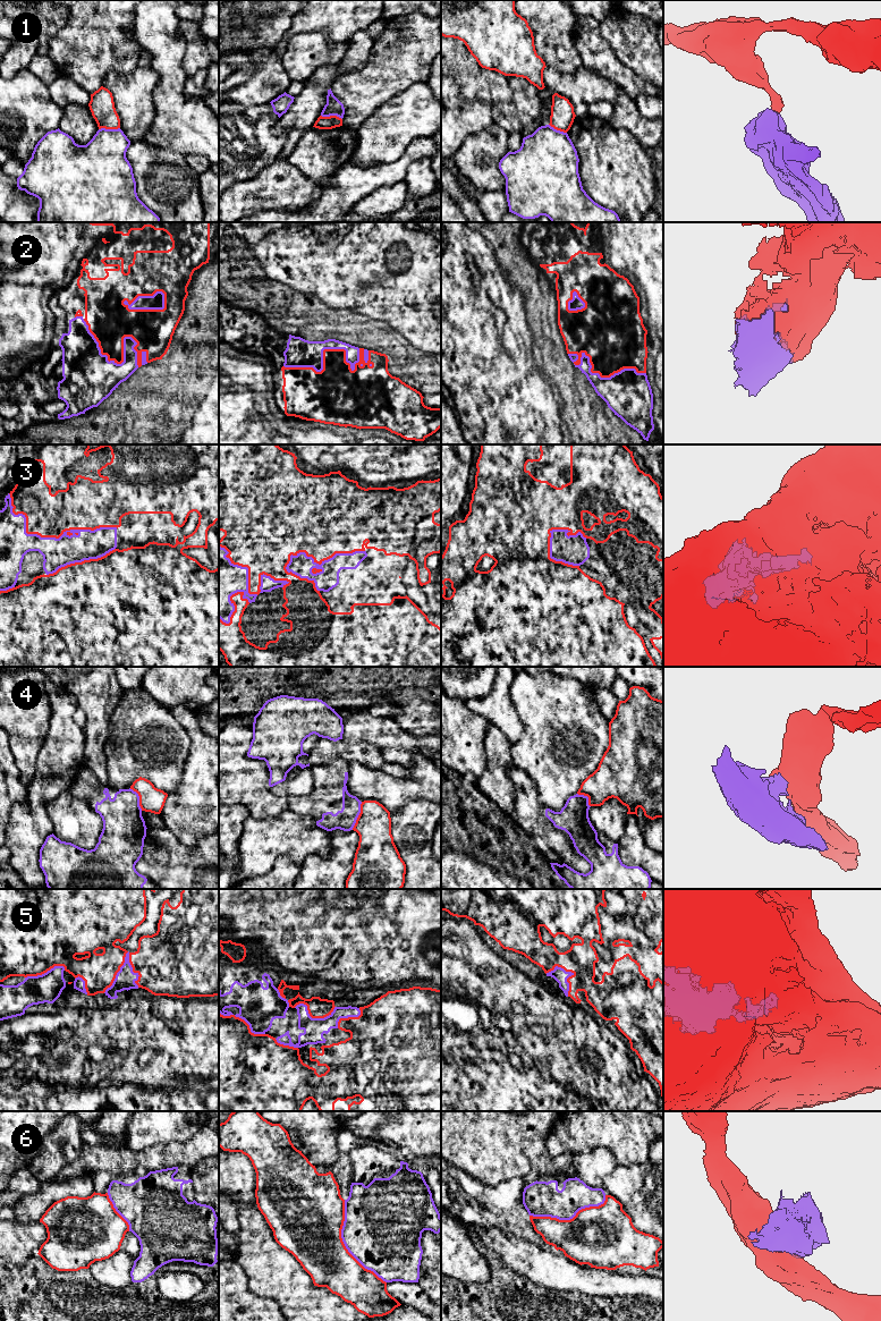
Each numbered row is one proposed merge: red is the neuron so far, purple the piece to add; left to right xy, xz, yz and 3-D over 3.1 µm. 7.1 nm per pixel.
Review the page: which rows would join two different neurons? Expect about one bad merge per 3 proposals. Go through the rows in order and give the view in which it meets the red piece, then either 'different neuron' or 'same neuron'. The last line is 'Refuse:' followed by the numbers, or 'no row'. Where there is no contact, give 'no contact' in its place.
1: contact in xy; different neuron
2: contact in xz; same neuron
3: contact in xy; same neuron
4: contact in xz; different neuron
5: contact in xy; same neuron
6: contact in xz; different neuron
Refuse: 1, 4, 6

